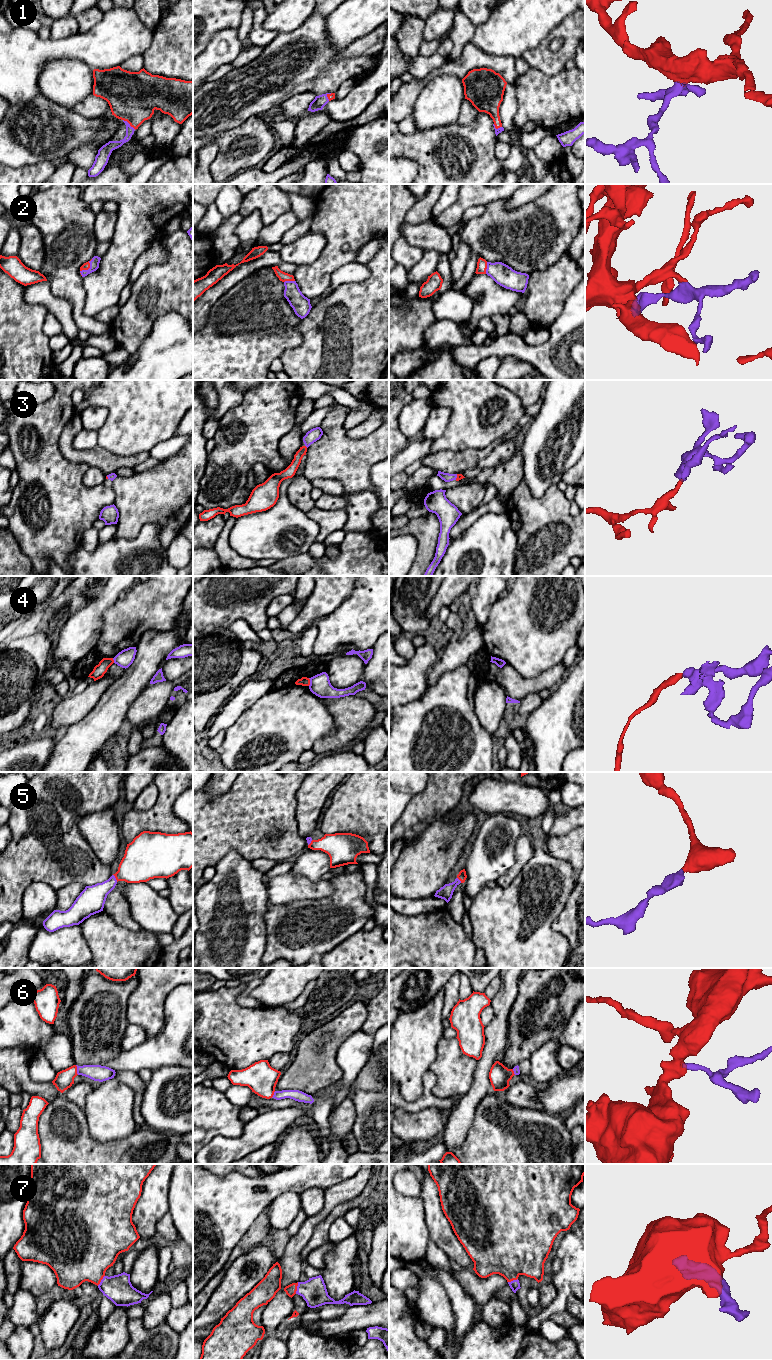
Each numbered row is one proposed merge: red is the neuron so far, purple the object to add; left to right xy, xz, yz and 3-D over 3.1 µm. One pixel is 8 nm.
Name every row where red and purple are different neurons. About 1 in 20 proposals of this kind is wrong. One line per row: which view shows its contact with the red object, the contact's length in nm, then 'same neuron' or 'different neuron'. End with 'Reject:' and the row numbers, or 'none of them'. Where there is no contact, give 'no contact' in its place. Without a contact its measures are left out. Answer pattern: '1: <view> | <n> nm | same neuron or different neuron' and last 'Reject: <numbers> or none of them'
1: xy | 130 nm | same neuron
2: xy | 160 nm | same neuron
3: yz | 50 nm | same neuron
4: xz | 60 nm | different neuron
5: xy | 70 nm | same neuron
6: xy | 80 nm | same neuron
7: xz | 100 nm | same neuron
Reject: 4

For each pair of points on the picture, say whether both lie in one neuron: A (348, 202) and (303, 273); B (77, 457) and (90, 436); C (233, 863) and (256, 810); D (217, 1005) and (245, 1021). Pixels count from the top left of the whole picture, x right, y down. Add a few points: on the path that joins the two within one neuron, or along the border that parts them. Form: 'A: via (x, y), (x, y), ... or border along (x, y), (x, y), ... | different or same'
A: via (348, 222), (347, 235), (343, 243), (323, 263) | same
B: border along (72, 439), (72, 446), (80, 450), (97, 446) | different
C: border along (250, 861), (239, 852), (229, 850), (217, 863) | different
D: via (224, 1012), (233, 1021), (238, 1021) | same

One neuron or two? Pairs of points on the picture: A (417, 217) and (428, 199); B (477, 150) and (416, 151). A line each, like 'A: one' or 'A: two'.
A: one
B: one

